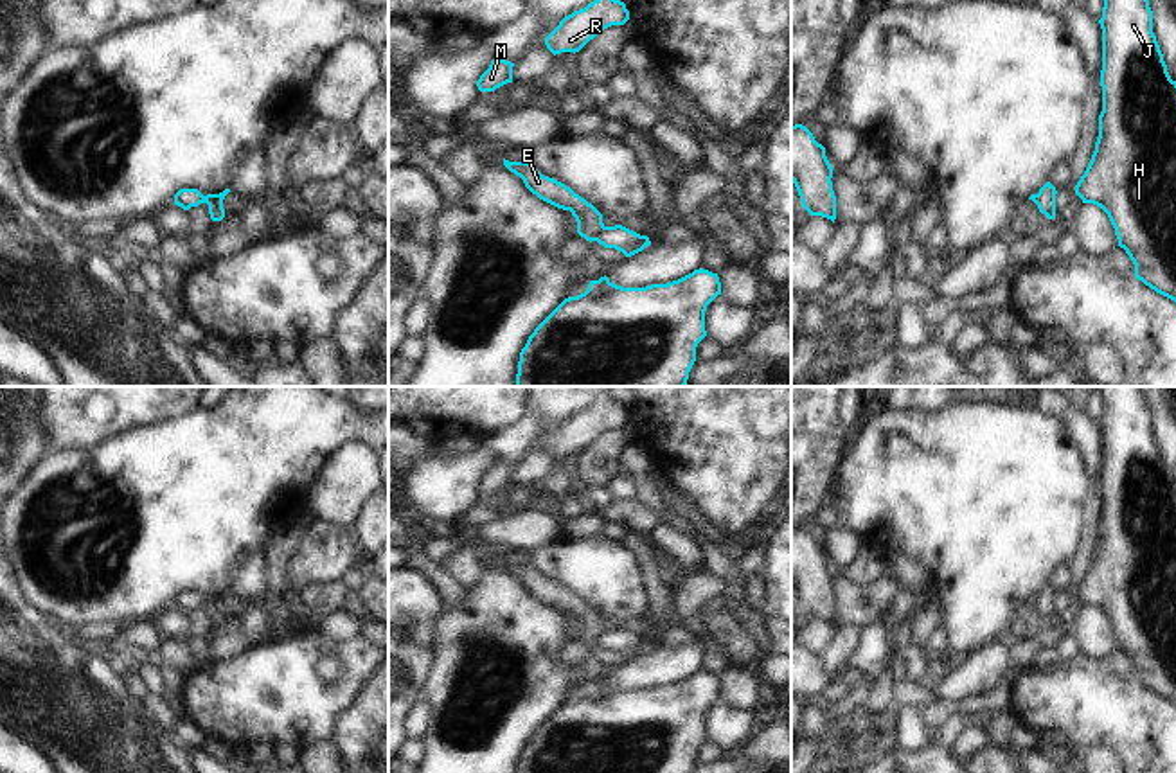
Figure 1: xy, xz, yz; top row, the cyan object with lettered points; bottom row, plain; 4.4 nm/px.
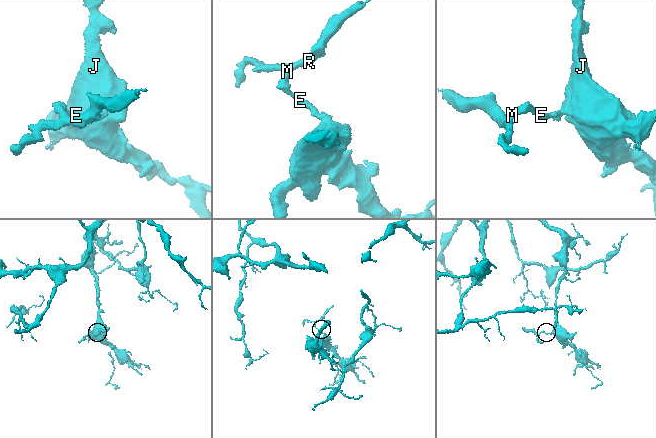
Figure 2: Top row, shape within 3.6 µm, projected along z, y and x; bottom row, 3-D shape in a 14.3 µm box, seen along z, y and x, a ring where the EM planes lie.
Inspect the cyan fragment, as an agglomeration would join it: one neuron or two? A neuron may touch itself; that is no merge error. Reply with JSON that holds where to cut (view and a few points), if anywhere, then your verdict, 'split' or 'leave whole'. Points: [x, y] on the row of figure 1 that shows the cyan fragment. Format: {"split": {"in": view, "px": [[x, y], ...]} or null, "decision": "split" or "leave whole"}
{"split": {"in": "xz", "px": [[605, 227], [594, 239]]}, "decision": "split"}

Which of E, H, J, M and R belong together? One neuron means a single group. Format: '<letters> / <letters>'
E M R / H J

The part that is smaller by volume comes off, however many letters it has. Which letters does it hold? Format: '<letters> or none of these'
E, M, R

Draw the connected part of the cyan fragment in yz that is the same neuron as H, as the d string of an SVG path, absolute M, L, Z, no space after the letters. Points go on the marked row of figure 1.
M1104 0L1102 18L1102 111L1091 160L1075 185L1082 203L1100 207L1117 234L1118 246L1135 264L1135 277L1176 302L1176 81L1171 79L1153 32L1149 0Z

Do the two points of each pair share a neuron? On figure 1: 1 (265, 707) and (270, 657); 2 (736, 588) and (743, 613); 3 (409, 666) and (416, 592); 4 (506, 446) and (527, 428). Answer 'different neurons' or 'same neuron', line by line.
1: same neuron
2: different neurons
3: same neuron
4: same neuron

